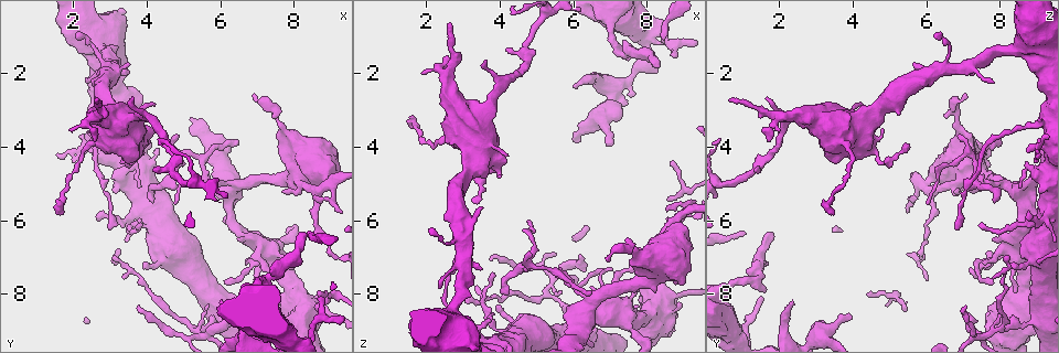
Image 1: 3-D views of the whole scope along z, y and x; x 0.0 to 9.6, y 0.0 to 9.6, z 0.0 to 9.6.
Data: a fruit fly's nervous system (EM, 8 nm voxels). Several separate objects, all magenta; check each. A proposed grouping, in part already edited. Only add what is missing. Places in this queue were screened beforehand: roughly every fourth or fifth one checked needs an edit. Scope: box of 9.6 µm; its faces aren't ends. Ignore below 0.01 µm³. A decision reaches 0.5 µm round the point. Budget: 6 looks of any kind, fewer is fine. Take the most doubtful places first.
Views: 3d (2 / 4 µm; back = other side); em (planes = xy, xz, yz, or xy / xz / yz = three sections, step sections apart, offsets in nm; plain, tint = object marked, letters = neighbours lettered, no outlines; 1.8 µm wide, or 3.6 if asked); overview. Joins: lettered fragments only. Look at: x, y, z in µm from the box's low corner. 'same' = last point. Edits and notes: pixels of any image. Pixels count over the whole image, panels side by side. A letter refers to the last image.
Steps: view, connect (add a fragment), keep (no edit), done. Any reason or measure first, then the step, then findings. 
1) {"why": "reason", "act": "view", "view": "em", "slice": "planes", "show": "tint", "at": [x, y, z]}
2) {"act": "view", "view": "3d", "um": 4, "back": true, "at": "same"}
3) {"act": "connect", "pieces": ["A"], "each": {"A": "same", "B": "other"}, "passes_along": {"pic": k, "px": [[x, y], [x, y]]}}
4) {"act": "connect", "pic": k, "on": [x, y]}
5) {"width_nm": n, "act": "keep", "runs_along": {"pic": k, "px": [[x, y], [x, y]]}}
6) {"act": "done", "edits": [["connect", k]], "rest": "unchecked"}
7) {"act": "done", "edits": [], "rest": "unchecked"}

{"act": "view", "view": "3d", "um": 4, "at": [8.45, 6.30, 1.10]}

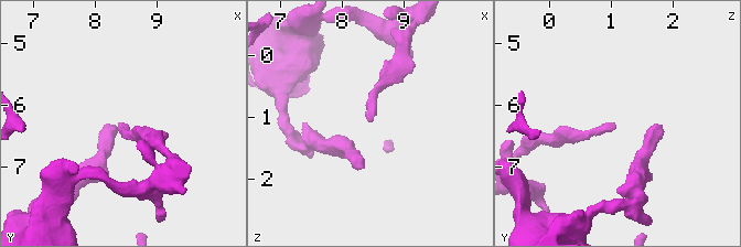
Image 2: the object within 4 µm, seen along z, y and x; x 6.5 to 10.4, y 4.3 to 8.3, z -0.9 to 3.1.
{"act": "view", "view": "em", "slice": "yz", "step": 16, "show": "plain", "at": [8.40, 6.35, 1.10]}

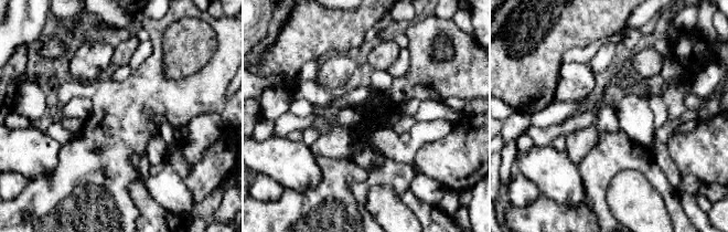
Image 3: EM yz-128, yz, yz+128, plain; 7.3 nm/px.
{"act": "view", "view": "em", "slice": "yz", "step": 16, "show": "letters", "at": "same"}

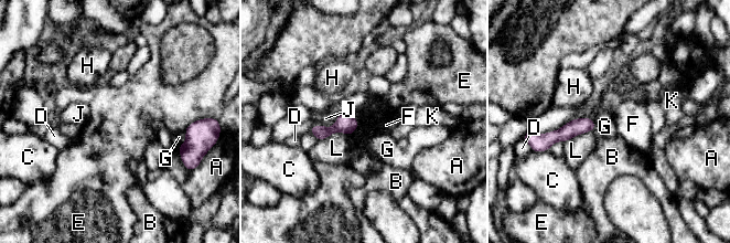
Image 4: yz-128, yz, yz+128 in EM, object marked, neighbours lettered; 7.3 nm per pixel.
{"act": "keep", "each": {"A": "other", "B": "other", "C": "other", "D": "other", "E": "other", "F": "other", "G": "other", "H": "other", "J": "other", "K": "other", "L": "other"}, "border": {"pic": 4, "px": [[350, 113], [357, 122], [352, 135]]}, "found": "no lettered fragment goes on from it"}

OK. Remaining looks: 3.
{"why": "free end", "act": "view", "view": "3d", "um": 4, "at": [8.75, 8.20, 1.60]}

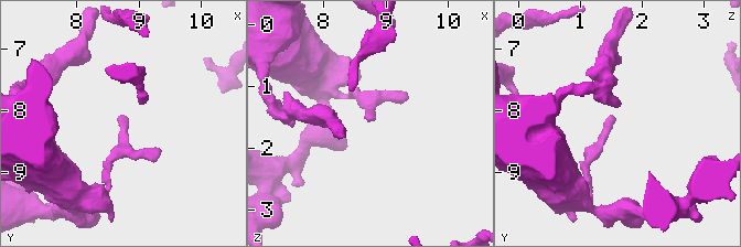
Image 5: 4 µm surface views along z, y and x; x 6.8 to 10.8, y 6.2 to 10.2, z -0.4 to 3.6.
{"why": "now the EM", "act": "view", "view": "em", "slice": "planes", "show": "plain", "at": [8.70, 8.15, 1.55]}

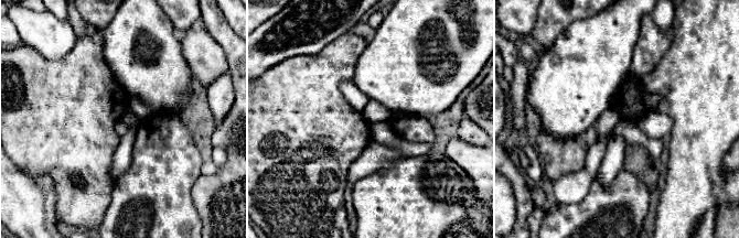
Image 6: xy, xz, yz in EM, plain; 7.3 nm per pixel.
{"why": "what lies round it", "act": "view", "view": "em", "slice": "planes", "show": "letters", "at": "same"}

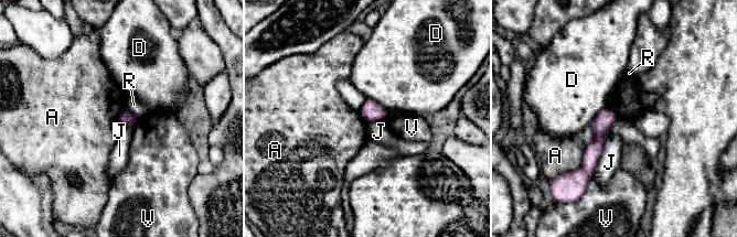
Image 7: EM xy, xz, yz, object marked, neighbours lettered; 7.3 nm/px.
{"width_nm": 110, "act": "keep", "each": {"A": "other", "D": "other", "J": "other", "R": "other", "V": "other"}, "runs_along": {"pic": 7, "px": [[606, 110], [600, 138], [580, 174]]}, "found": "none of them fits"}

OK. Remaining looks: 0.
{"act": "done", "edits": [], "rest": "unchecked"}

